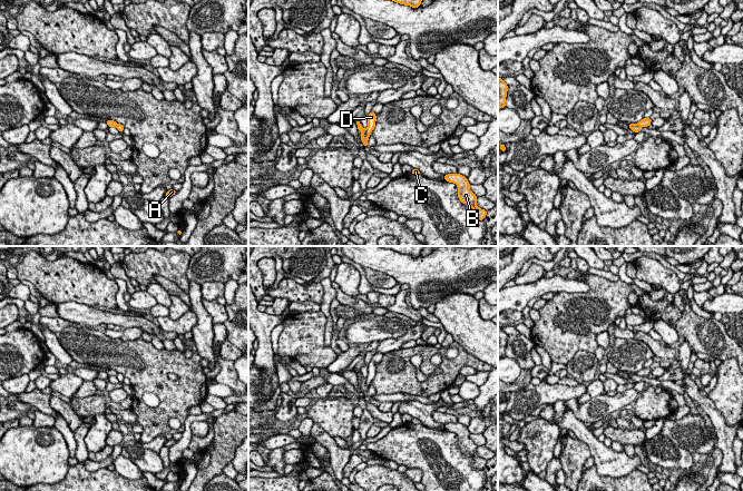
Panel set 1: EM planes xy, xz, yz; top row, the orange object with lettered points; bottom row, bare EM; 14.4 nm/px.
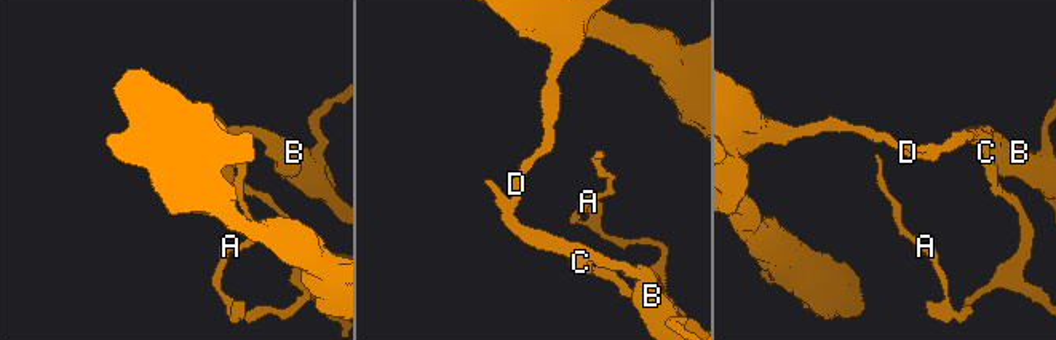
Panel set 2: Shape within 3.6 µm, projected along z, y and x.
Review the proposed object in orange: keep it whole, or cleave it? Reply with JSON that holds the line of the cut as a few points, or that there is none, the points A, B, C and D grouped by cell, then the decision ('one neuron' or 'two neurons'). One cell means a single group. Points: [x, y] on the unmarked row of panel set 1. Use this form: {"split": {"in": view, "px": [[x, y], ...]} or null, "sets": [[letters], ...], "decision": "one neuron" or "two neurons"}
{"split": {"in": "xz", "px": [[365, 379], [368, 388]]}, "sets": [["A", "B", "C"], ["D"]], "decision": "two neurons"}

